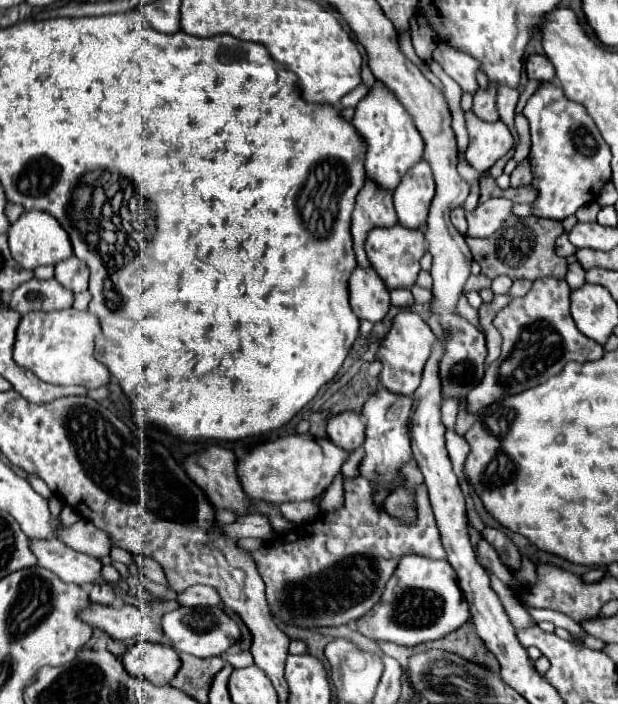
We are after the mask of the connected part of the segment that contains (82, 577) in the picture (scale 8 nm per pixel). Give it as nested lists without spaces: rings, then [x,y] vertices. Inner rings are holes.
[[[32,540],[30,548],[36,554],[38,564],[64,578],[64,582],[74,582],[82,586],[82,584],[94,584],[102,580],[104,564],[98,558],[80,554],[70,546],[64,546],[64,542]]]

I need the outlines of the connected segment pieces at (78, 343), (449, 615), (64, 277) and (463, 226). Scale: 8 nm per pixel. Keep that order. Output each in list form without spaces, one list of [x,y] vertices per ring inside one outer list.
[[[74,308],[60,312],[28,312],[22,316],[16,330],[14,360],[50,384],[80,384],[86,388],[108,386],[112,376],[108,374],[108,368],[94,356],[98,336],[100,324],[90,312],[78,312]]]
[[[408,556],[396,566],[396,574],[388,580],[380,602],[354,622],[354,628],[370,638],[394,642],[400,646],[418,646],[424,642],[434,642],[446,634],[458,630],[470,618],[468,602],[458,588],[456,572],[448,560],[432,560],[420,556]]]
[[[70,256],[68,260],[62,260],[56,264],[54,278],[70,292],[80,294],[88,290],[88,266],[86,262],[78,260],[76,256]]]
[[[454,208],[452,210],[452,224],[460,234],[466,234],[468,222],[466,222],[466,216],[464,216],[464,208]]]

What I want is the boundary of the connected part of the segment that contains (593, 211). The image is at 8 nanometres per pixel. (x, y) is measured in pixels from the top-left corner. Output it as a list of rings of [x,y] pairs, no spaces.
[[[592,202],[592,204],[582,206],[580,210],[576,210],[576,218],[578,218],[578,222],[596,222],[598,210],[600,210],[600,204]]]

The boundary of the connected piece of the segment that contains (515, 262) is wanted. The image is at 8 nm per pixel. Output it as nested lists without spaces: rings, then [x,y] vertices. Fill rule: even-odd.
[[[512,216],[500,226],[500,230],[496,230],[494,236],[466,238],[466,242],[468,242],[468,248],[474,256],[474,260],[482,266],[482,274],[488,278],[506,274],[512,280],[516,280],[516,278],[538,280],[544,276],[554,276],[554,278],[562,280],[566,276],[568,262],[566,262],[566,258],[560,258],[554,252],[554,242],[562,232],[564,232],[564,228],[562,228],[560,220],[536,218],[536,216],[526,216],[526,218]]]

